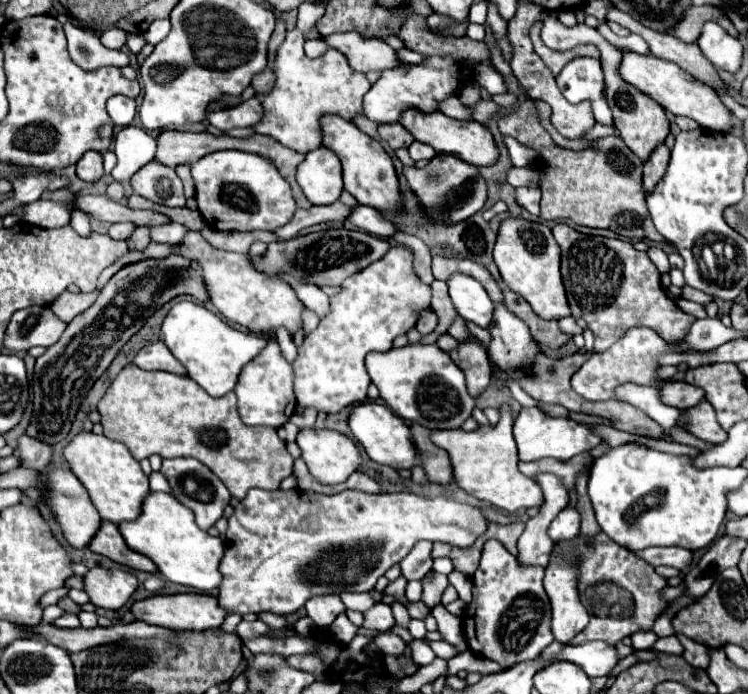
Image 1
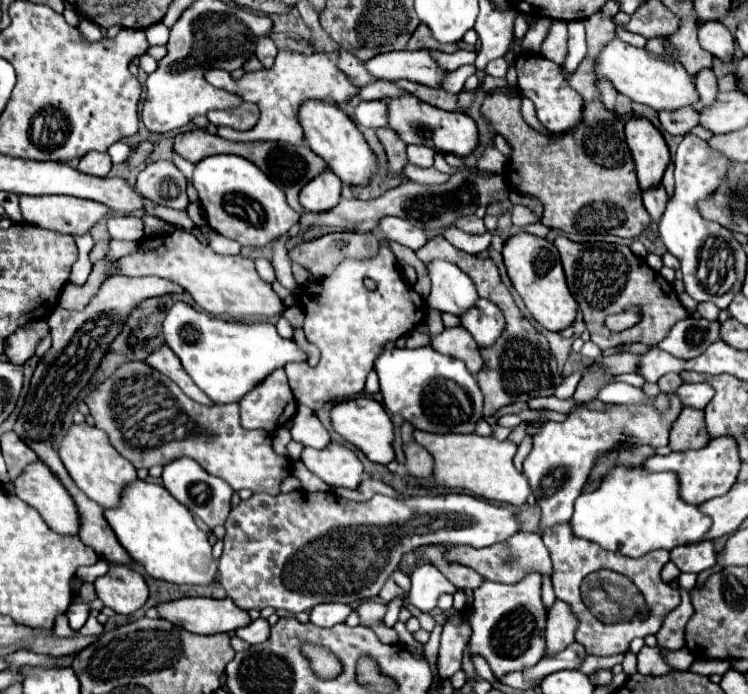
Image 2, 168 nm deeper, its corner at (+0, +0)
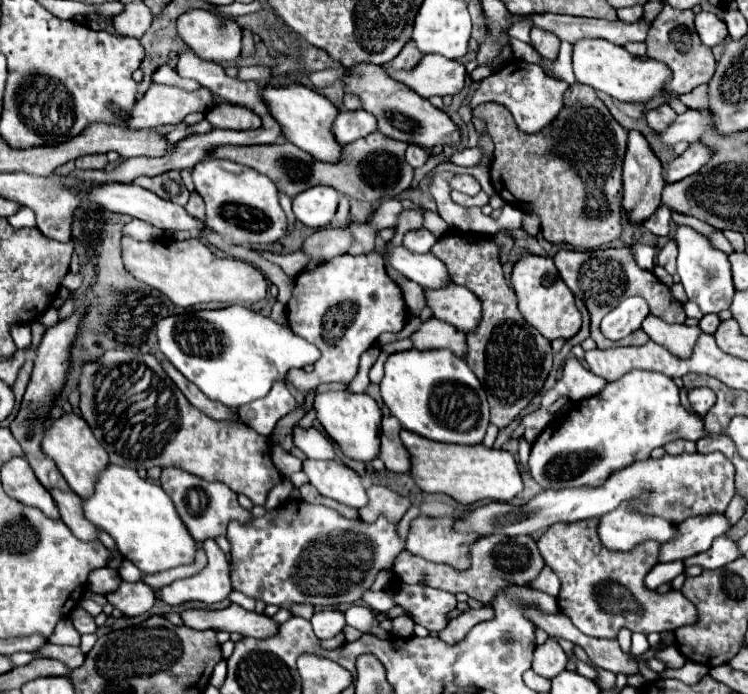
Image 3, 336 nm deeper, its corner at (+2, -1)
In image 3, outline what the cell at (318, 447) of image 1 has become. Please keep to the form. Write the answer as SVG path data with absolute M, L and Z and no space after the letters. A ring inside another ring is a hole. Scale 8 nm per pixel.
M303 460L303 472L319 494L329 496L353 508L367 504L361 476L337 460Z

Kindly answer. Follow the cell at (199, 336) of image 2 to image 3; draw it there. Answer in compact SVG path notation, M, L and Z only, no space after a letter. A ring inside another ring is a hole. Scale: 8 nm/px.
M235 304L221 310L203 310L167 316L157 324L159 348L165 358L207 398L239 408L267 396L273 380L283 380L289 368L315 364L321 352L291 328Z

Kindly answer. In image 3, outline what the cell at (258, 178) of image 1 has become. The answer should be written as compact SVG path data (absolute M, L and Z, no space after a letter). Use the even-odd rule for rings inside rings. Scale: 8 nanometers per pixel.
M207 158L193 168L193 182L197 194L203 198L207 206L205 224L221 236L227 236L235 244L243 246L271 244L285 236L287 220L279 204L279 192L275 184L257 170L231 160Z

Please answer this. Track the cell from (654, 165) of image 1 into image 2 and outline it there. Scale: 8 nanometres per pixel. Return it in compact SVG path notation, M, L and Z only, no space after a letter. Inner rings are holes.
M663 187L643 193L643 207L647 209L647 213L651 215L653 221L661 219L663 211L665 211L665 205L667 205L667 193L665 193Z

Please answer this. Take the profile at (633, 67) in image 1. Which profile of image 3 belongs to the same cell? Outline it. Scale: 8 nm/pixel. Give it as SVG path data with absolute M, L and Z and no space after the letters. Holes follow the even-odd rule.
M607 40L575 42L573 72L581 84L587 84L595 90L601 90L601 92L613 96L615 100L631 102L631 104L635 104L635 102L647 104L653 98L657 98L665 90L665 80L669 80L669 76L673 74L673 72L669 72L669 68L665 68L665 64L651 60L647 56L643 56L643 58L633 56L623 46L615 46Z

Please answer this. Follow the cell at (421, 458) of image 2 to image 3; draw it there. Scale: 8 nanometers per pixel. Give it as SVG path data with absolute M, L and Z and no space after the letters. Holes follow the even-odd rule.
M393 416L383 418L383 434L381 434L381 454L379 458L385 462L387 470L391 472L409 472L411 460L407 448L401 444L399 438L401 424Z

